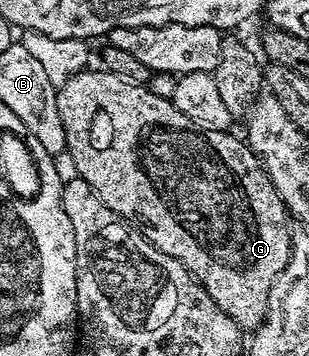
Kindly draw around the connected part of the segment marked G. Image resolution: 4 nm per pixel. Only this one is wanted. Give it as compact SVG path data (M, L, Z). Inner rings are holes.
M88 68L73 76L55 91L57 96L57 112L61 112L61 124L65 124L65 140L67 141L66 153L70 154L73 164L77 164L77 172L80 178L84 178L91 185L102 202L113 212L117 212L130 222L148 242L152 242L165 256L173 256L195 277L201 285L213 296L213 304L221 308L231 319L236 322L240 330L254 332L265 320L269 308L269 290L273 288L273 282L289 264L289 252L291 251L292 223L287 223L289 211L279 198L275 185L267 174L267 169L259 161L259 157L253 153L242 137L234 138L234 133L225 130L205 130L185 112L175 107L175 103L169 99L155 96L146 85L138 82L127 82L121 76L110 74L102 68Z

